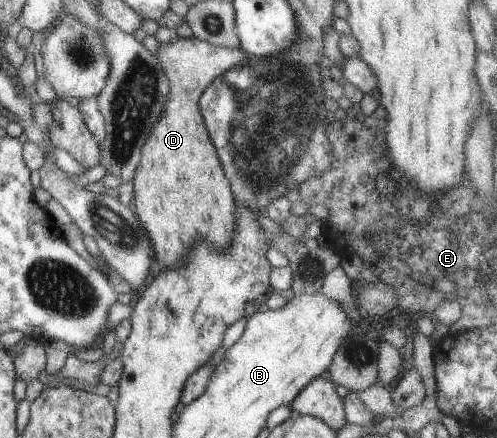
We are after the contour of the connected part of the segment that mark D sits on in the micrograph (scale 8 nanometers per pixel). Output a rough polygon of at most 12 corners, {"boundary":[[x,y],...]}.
{"boundary":[[159,43],[169,80],[132,207],[164,269],[227,248],[235,194],[199,99],[250,56]]}

